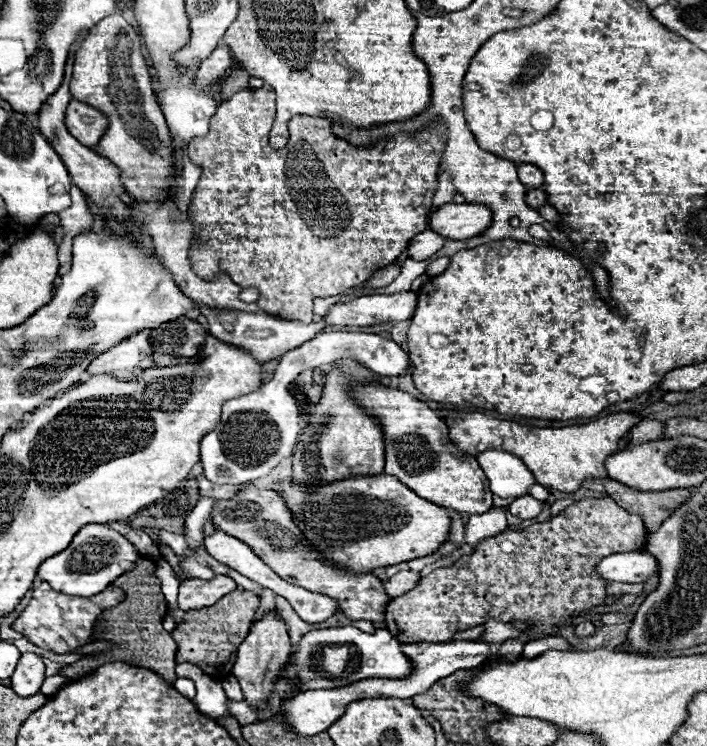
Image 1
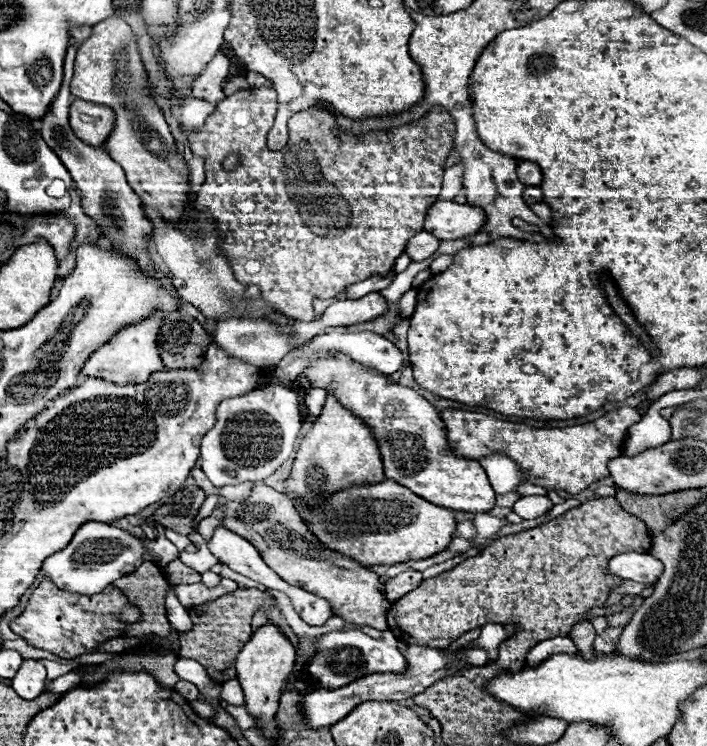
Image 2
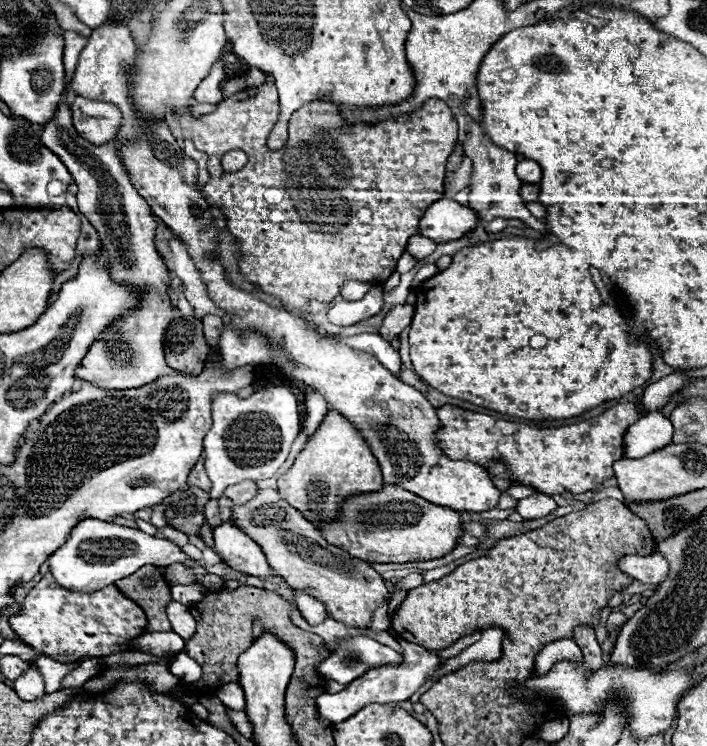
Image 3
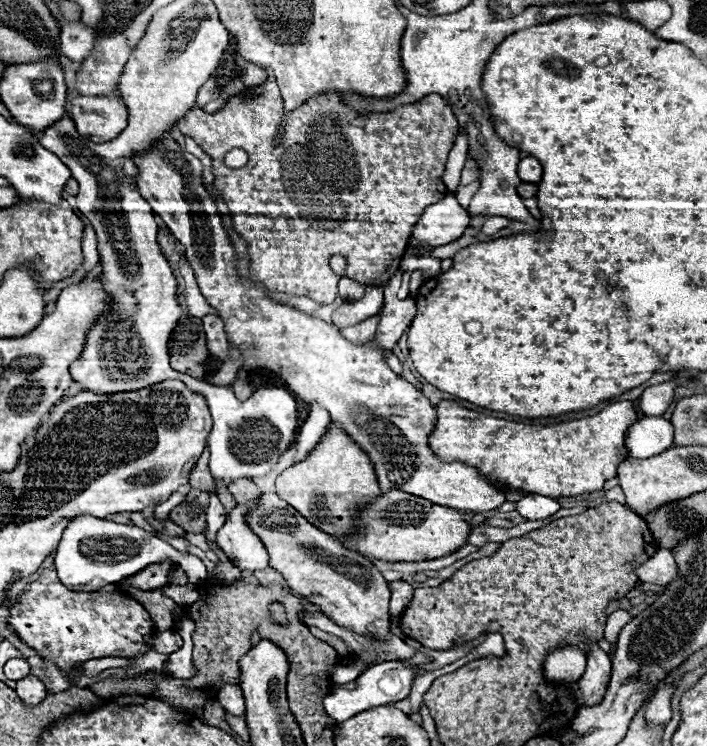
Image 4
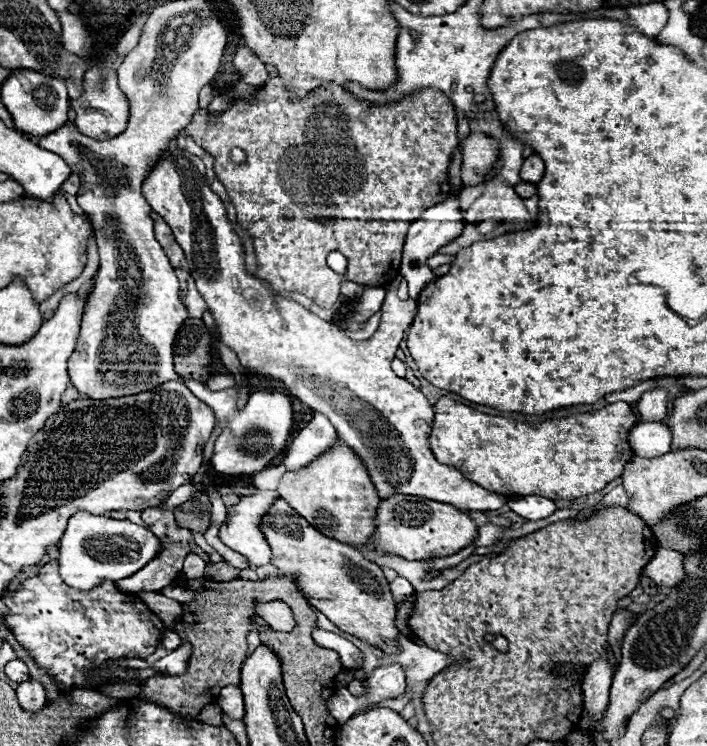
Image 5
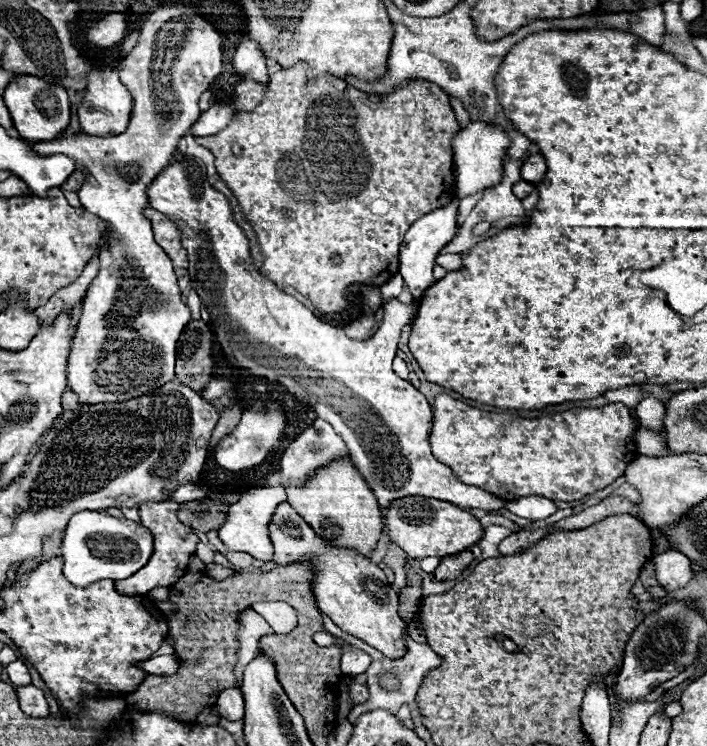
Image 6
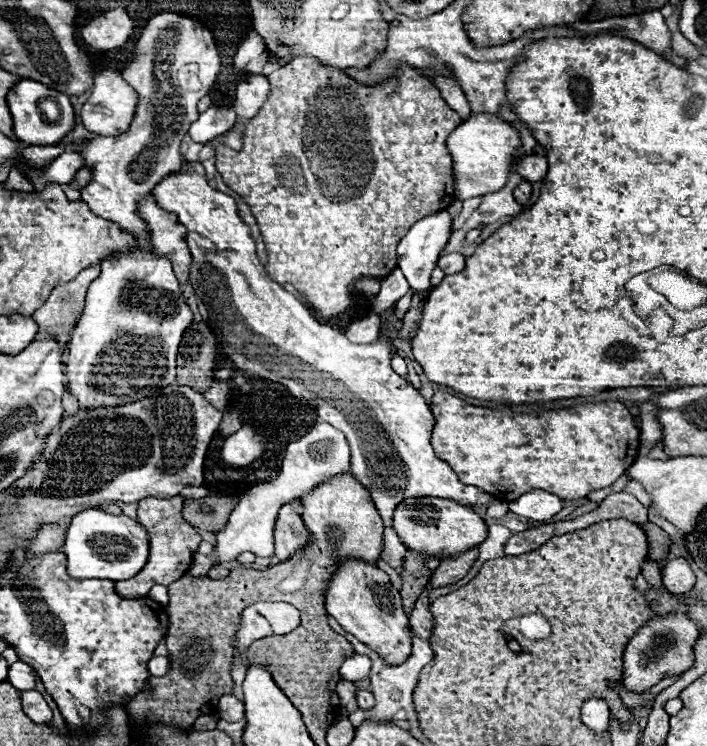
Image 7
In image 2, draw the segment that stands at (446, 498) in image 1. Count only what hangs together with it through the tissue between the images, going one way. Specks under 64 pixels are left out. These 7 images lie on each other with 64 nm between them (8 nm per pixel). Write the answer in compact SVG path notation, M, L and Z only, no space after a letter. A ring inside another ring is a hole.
M348 356L316 360L302 374L306 374L312 386L332 390L348 410L370 426L380 446L386 478L392 478L424 500L450 510L482 514L496 506L496 492L482 466L476 460L454 456L446 442L446 426L440 420L440 414L416 390L394 384L386 374L362 366Z

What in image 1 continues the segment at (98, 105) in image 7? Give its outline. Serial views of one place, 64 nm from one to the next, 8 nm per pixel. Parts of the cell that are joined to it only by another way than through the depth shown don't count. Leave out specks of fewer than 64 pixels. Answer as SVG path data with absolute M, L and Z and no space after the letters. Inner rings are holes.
M72 100L66 110L66 128L84 146L96 146L108 128L108 118L98 110Z

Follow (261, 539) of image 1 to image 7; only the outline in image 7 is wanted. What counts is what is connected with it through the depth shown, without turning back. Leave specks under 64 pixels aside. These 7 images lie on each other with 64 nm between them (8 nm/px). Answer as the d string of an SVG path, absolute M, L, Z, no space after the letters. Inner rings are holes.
M290 504L282 506L278 512L274 526L274 542L276 542L276 558L280 562L284 562L310 542L310 532L306 532L302 516L296 514ZM340 560L324 590L326 612L360 642L378 652L386 664L402 664L410 656L412 632L408 616L402 612L398 590L390 584L388 574L364 560Z

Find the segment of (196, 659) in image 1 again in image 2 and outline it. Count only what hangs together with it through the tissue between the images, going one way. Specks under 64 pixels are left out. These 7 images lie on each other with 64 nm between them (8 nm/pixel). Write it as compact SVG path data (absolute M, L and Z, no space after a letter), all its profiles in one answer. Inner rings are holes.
M238 588L238 590L230 592L230 594L220 596L214 602L190 608L190 618L192 618L194 626L192 626L190 632L178 634L178 640L180 640L178 656L180 658L194 658L196 662L200 662L206 668L208 676L212 680L220 682L220 684L230 680L230 678L234 678L236 676L236 668L234 668L236 656L242 650L242 646L248 642L248 638L252 636L250 622L252 622L252 616L260 608L268 608L270 622L280 626L282 632L292 640L292 644L296 644L296 636L288 628L288 624L286 624L284 616L280 614L280 610L274 606L274 598L272 596L268 596L266 592L260 592L256 588L244 588L244 590Z

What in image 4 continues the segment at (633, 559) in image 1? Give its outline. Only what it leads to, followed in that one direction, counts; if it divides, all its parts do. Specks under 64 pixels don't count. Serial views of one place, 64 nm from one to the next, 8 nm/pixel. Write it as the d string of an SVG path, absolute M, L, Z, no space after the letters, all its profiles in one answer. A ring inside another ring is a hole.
M660 548L652 558L648 558L642 564L636 564L634 572L636 572L636 576L638 576L640 582L666 586L670 582L670 578L674 578L676 562L674 562L670 550Z

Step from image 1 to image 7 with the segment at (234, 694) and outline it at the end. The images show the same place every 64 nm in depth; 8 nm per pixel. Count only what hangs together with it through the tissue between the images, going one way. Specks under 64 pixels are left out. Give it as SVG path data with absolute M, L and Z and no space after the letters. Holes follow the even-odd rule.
M224 694L218 702L218 716L228 722L238 722L244 718L244 702L240 702L234 694Z

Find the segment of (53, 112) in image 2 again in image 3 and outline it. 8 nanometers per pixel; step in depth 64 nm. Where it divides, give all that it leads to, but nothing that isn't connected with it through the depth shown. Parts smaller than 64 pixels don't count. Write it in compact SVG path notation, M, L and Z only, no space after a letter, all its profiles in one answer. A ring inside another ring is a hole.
M64 32L64 42L66 42L64 46L66 88L54 118L44 124L44 132L40 138L44 146L52 148L52 152L58 154L58 158L62 158L74 182L78 184L80 190L76 198L78 198L80 212L98 230L102 240L102 250L108 254L108 260L110 260L112 276L118 282L140 286L144 290L140 308L132 314L122 316L106 332L100 334L100 340L92 344L92 348L76 368L76 376L82 380L94 382L102 388L128 390L134 386L150 384L158 376L172 375L176 372L166 366L164 348L162 348L164 330L172 322L172 314L176 310L168 298L170 274L154 246L156 222L150 212L150 206L140 198L140 194L134 190L130 182L124 182L124 166L116 152L118 146L114 144L114 140L102 146L94 146L82 136L78 136L78 132L72 126L66 94L68 94L68 84L74 76L78 56L88 43L88 37L78 36L76 32Z

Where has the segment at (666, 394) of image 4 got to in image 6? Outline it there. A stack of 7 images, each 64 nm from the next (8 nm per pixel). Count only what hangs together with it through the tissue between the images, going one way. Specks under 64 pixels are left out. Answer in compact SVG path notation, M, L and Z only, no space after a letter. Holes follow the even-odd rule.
M650 396L650 398L644 398L638 406L636 406L636 414L638 414L638 420L642 426L646 428L652 428L652 430L662 430L664 426L664 414L666 414L666 408L664 408L664 402Z

